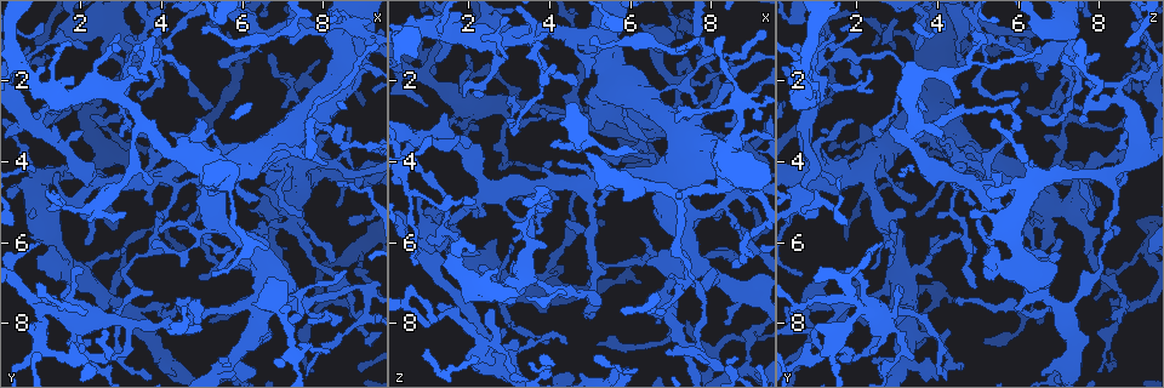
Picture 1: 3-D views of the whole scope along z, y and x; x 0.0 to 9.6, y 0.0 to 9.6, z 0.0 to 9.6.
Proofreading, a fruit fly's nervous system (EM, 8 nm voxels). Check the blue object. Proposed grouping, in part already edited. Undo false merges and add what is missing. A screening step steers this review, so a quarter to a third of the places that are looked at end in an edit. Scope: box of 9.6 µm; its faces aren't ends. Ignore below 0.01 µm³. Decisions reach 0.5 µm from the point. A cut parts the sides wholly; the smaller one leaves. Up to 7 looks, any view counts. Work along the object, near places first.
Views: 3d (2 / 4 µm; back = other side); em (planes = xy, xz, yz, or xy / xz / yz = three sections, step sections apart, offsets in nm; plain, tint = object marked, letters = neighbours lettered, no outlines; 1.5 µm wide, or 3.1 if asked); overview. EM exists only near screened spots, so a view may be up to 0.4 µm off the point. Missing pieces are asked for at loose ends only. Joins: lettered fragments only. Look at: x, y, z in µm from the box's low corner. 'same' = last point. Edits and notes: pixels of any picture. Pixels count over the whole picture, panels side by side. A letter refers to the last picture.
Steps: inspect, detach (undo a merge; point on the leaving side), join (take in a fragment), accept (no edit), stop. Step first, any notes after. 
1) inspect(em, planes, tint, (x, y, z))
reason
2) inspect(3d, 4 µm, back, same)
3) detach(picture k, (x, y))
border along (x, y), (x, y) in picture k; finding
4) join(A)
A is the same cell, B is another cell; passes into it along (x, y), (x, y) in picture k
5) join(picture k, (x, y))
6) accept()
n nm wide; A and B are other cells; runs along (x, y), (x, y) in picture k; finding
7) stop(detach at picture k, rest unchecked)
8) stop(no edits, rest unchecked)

inspect(em, xy, step 8, letters, (2.70, 5.70, 8.15))
branch stops here

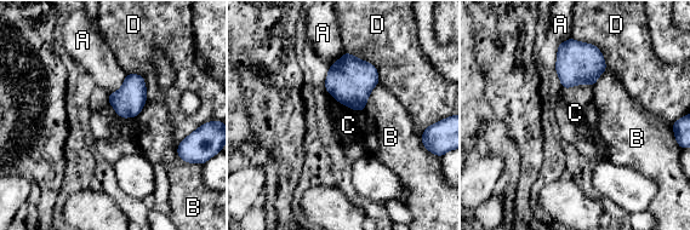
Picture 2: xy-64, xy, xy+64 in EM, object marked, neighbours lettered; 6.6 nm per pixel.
accept()
120 nm wide; A, B, C and D are other cells; border along (126, 74), (121, 86), (108, 95) in picture 2; no lettered fragment goes on from it

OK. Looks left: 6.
inspect(em, planes, letters, (3.95, 5.40, 3.95))
an open end

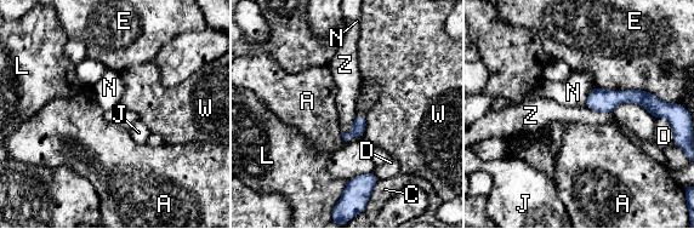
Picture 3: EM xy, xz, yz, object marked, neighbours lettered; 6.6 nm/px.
accept()
E touches over 460 nm; A, C, D, E, J, L, N, W and Z are other cells; border along (357, 115), (348, 143) in picture 3; none of them fits

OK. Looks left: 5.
inspect(3d, 2 µm, (3.80, 7.25, 2.90))
branch stops here

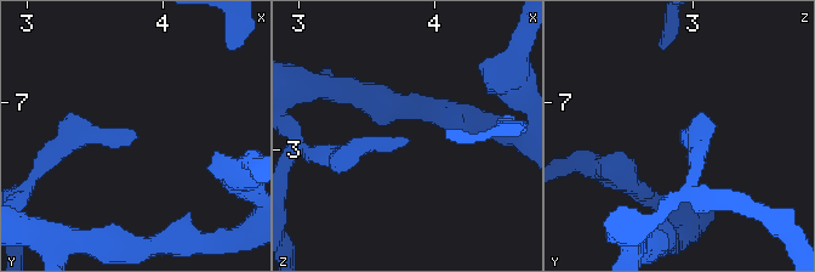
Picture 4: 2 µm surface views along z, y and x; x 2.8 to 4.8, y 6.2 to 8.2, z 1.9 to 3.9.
inspect(em, xz, step 4, letters, (3.78, 7.22, 2.92))

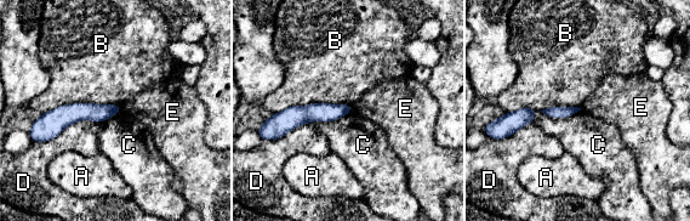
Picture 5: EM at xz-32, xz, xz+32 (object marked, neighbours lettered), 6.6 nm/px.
inspect(em, planes, letters, same)

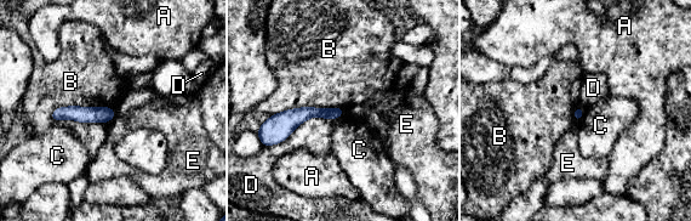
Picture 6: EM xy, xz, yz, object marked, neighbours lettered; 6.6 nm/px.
accept()
D touches over 550 nm; A, B, C, D and E are other cells; no lettered fragment goes on from it

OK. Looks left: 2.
stop(no edits, rest unchecked)

